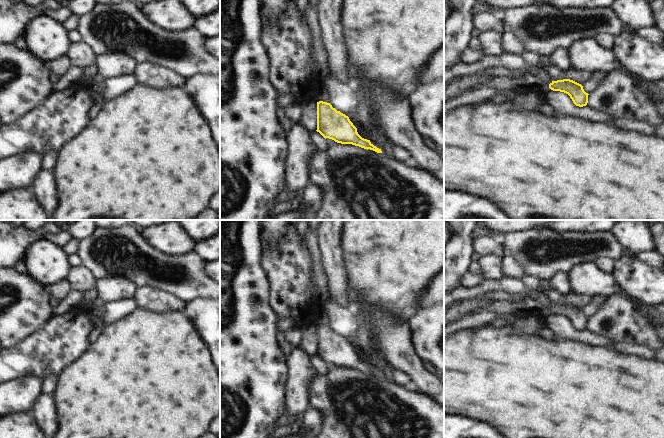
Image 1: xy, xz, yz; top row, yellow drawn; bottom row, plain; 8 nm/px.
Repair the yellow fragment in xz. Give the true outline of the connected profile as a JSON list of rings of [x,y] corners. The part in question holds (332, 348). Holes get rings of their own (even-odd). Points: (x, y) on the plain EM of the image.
[[[318,304],[317,311],[319,326],[317,326],[317,356],[325,363],[329,362],[337,367],[352,368],[364,373],[370,373],[382,377],[381,373],[374,370],[370,364],[362,362],[357,352],[349,341],[337,335],[329,327],[329,314],[326,312],[325,304]]]

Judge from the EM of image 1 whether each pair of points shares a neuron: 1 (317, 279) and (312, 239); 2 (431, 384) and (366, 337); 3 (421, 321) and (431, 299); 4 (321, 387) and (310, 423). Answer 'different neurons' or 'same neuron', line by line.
1: same neuron
2: different neurons
3: different neurons
4: different neurons

